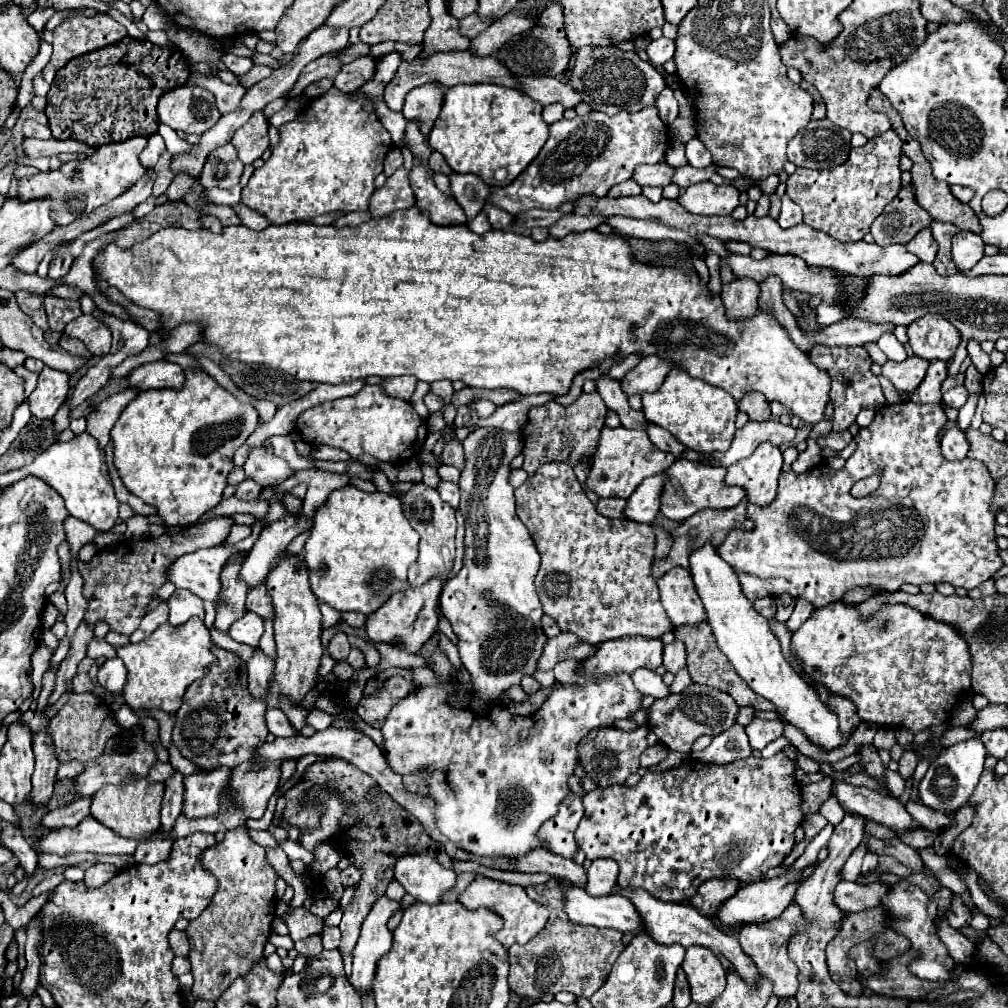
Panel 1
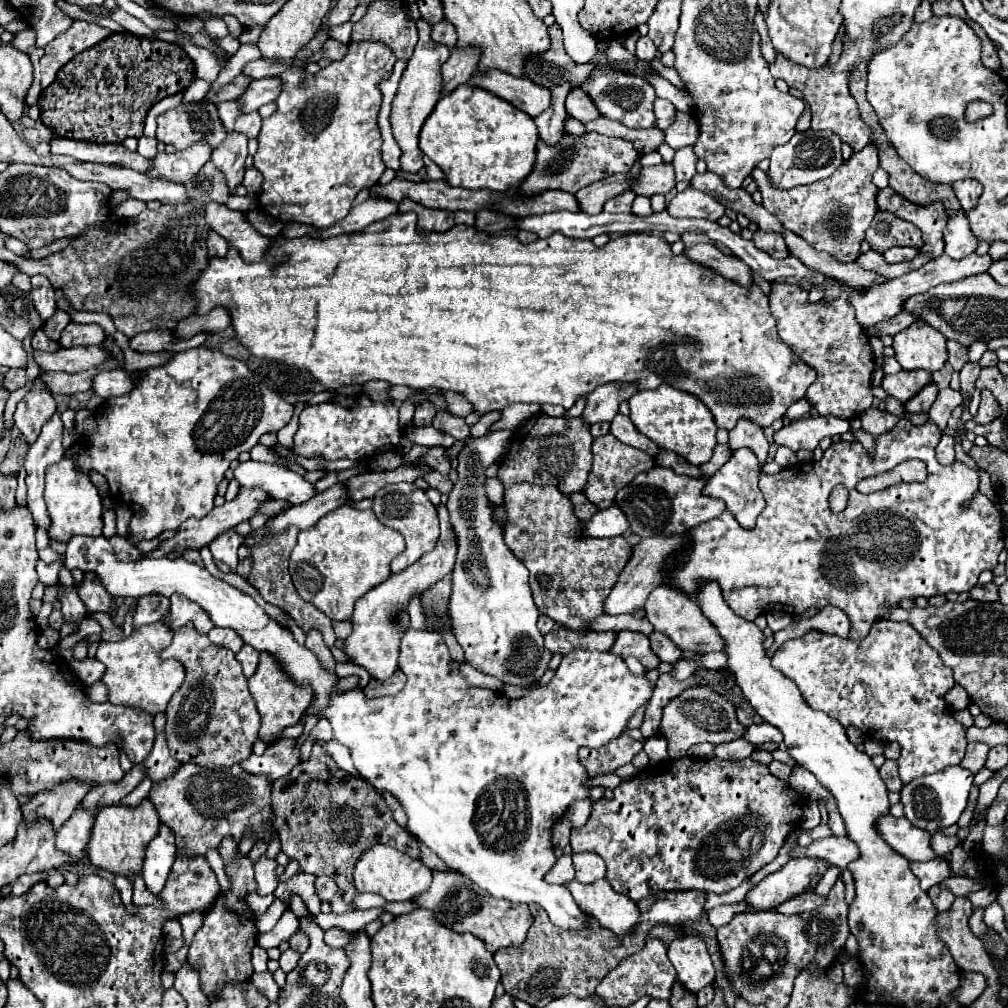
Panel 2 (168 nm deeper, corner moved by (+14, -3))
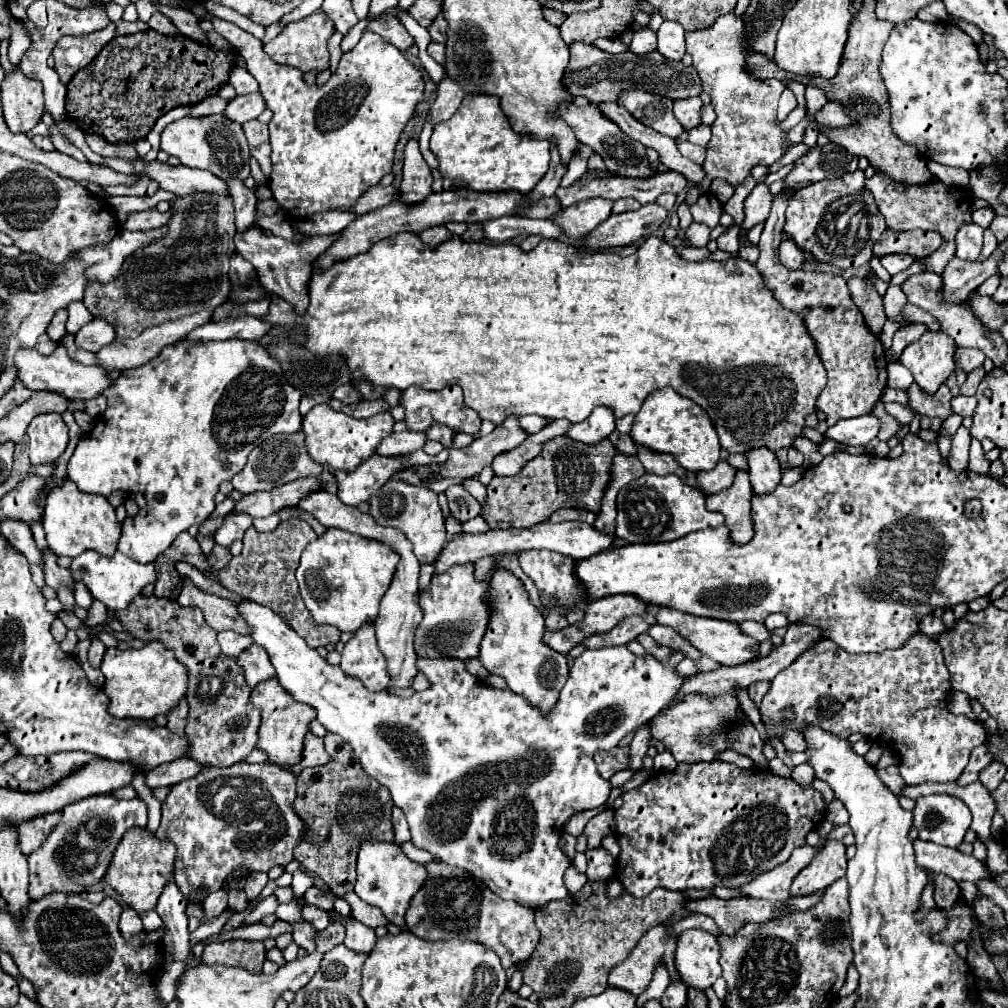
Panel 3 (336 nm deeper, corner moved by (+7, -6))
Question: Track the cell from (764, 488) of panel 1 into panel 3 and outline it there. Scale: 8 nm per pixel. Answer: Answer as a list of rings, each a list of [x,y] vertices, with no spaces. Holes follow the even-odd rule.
[[[737,470],[737,476],[729,488],[707,496],[707,510],[721,512],[725,516],[725,524],[731,530],[733,542],[737,544],[745,544],[753,538],[751,498],[753,486],[747,470]]]

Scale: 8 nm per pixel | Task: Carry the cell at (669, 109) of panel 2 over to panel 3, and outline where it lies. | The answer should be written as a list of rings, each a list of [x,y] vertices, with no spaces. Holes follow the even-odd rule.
[[[701,98],[675,100],[675,102],[673,102],[673,114],[675,114],[675,118],[681,122],[681,126],[683,126],[685,130],[689,130],[689,128],[695,128],[695,126],[701,124],[701,118],[699,118],[701,106],[703,106]]]

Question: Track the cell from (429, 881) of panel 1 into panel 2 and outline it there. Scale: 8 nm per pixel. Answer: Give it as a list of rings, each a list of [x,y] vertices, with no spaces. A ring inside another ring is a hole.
[[[374,845],[372,849],[364,851],[354,867],[356,891],[382,895],[386,901],[408,901],[412,895],[424,893],[430,887],[430,883],[432,871],[420,859],[412,859],[410,855],[404,855],[388,845]]]

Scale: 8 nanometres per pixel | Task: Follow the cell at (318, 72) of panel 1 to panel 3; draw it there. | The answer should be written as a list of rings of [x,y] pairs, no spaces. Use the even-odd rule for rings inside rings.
[[[253,92],[249,96],[235,96],[227,108],[225,116],[237,124],[243,124],[247,120],[257,118],[265,110],[265,100],[261,100],[261,92]]]

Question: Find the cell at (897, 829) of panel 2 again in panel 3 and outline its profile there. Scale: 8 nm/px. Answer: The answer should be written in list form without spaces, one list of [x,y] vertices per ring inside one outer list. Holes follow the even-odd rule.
[[[921,838],[913,840],[913,848],[915,848],[915,860],[923,870],[945,874],[957,882],[961,880],[977,882],[987,876],[987,868],[983,866],[981,860],[965,856],[955,848],[945,848],[941,844],[925,842]]]

